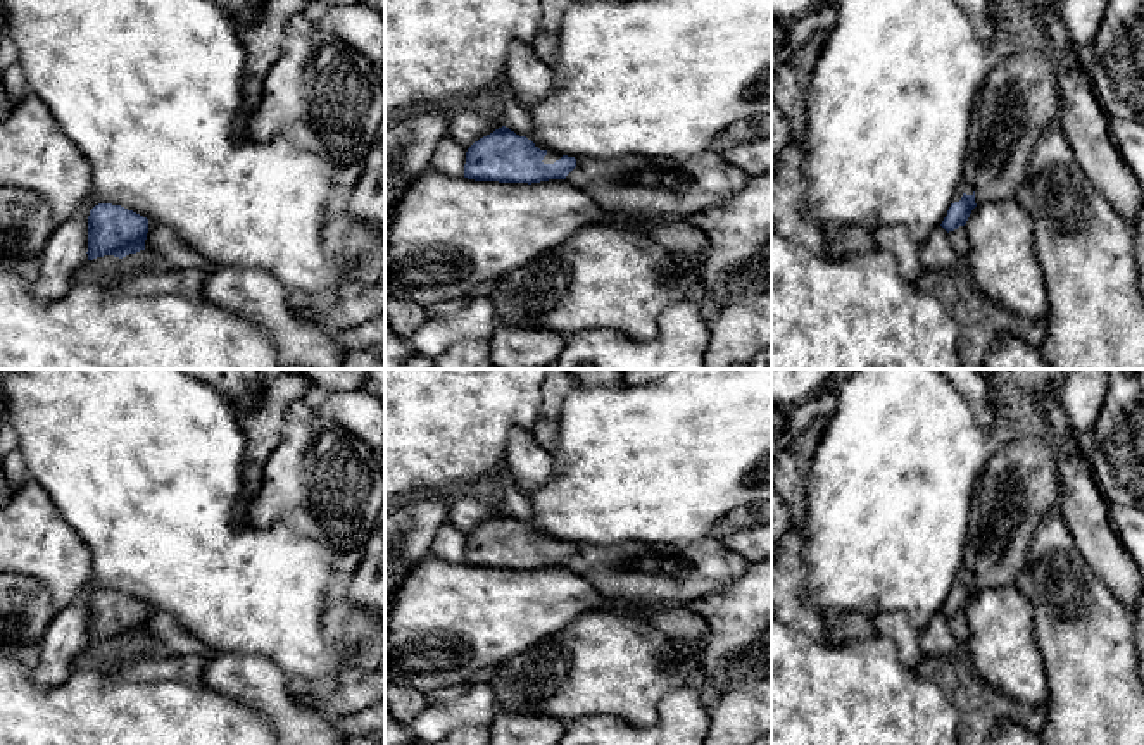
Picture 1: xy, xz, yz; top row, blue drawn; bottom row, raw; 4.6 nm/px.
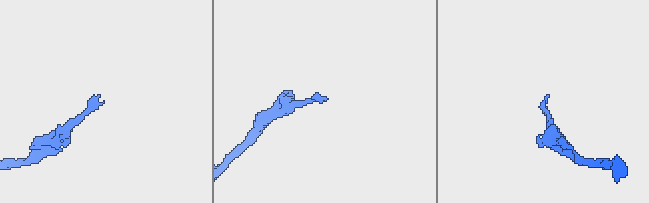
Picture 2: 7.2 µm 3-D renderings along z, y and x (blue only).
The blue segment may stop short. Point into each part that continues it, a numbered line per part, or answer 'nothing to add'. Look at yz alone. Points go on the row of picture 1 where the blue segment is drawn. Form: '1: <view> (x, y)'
1: yz (967, 185)

